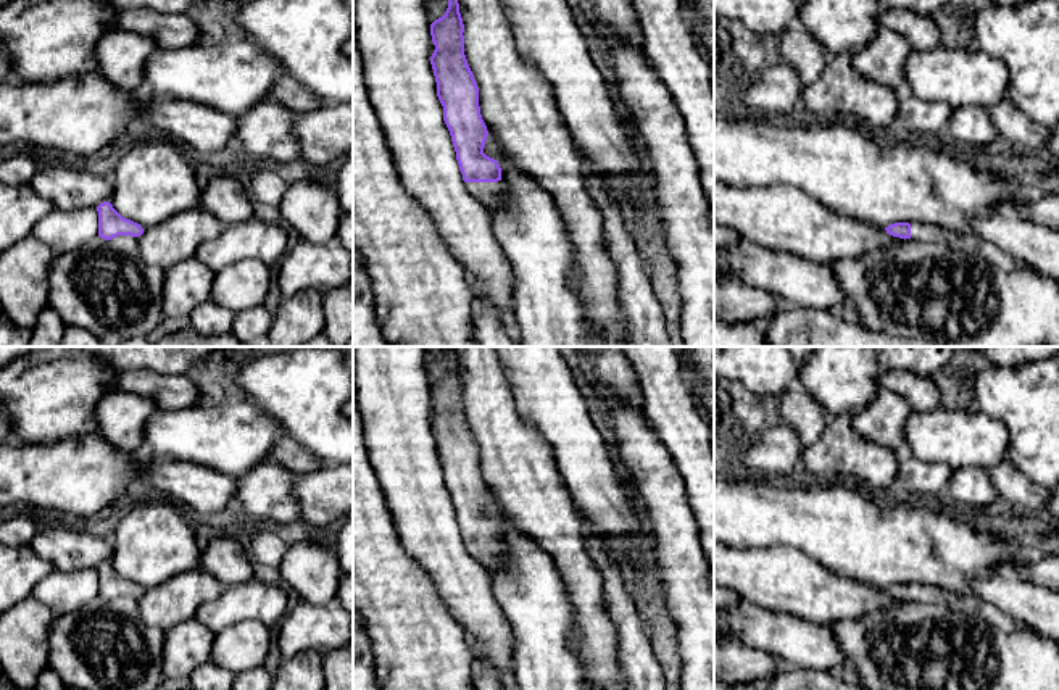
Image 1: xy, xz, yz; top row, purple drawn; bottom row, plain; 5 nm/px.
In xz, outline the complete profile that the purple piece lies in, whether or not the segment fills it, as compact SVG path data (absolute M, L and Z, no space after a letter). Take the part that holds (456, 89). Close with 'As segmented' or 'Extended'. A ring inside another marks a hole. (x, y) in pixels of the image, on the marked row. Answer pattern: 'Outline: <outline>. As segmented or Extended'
Outline: M448 0L445 15L430 24L430 35L435 45L430 64L437 82L437 97L443 106L443 121L451 135L464 185L490 213L501 205L506 184L501 181L498 161L484 153L488 131L480 114L479 89L464 55L463 32L464 24L459 13L459 3L458 0Z. Extended

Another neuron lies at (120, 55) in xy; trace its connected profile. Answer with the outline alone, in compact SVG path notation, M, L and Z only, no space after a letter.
M113 29L95 45L95 71L121 90L143 82L147 58L158 50L150 37Z

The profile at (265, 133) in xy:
M266 98L237 118L235 142L255 163L293 163L301 160L295 135L297 113Z

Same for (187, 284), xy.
M195 256L169 268L164 274L163 285L163 316L179 321L187 319L198 305L210 300L213 277L214 272Z

